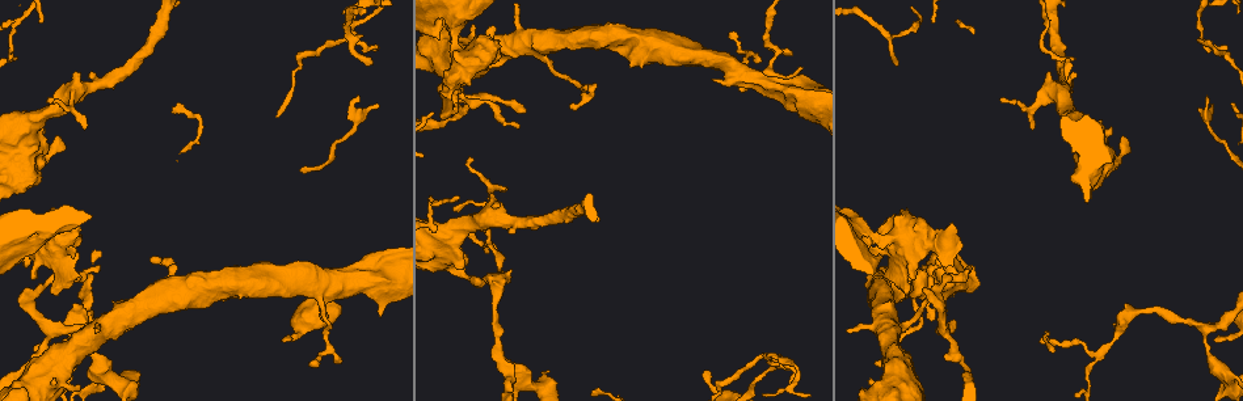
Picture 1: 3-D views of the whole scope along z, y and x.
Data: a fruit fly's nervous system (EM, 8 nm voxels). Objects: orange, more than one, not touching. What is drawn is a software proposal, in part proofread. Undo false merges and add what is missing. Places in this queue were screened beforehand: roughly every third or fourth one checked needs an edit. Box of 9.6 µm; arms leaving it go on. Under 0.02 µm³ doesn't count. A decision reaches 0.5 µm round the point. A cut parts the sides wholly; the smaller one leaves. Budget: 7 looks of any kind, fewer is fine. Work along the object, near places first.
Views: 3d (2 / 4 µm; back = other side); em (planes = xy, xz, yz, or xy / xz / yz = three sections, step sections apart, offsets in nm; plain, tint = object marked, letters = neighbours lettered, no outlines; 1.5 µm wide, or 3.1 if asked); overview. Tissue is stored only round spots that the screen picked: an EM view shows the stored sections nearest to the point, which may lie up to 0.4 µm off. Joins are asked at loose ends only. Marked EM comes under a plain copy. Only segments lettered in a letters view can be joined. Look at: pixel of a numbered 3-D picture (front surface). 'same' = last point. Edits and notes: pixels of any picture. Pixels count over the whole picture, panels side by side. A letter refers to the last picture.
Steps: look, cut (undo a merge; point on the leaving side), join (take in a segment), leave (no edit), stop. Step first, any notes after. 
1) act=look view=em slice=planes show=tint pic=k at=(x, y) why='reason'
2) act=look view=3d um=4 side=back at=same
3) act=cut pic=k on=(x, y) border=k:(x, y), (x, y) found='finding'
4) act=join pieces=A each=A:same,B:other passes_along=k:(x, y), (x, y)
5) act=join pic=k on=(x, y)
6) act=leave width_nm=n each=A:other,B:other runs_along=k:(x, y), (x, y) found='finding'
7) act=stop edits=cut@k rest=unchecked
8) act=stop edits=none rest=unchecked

act=look view=3d um=4 pic=1 at=(503, 359) why='three-way junction'

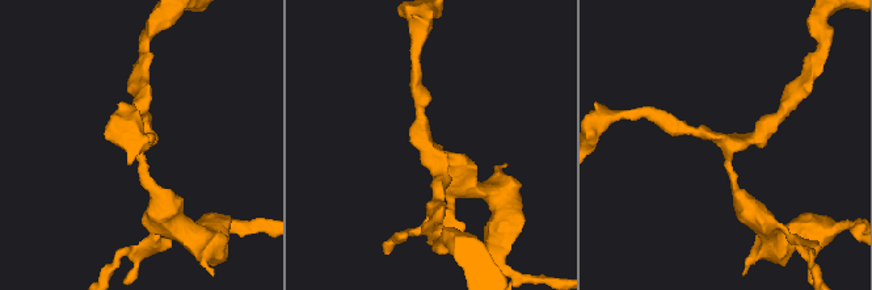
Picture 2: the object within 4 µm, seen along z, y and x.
act=look view=em slice=yz step=8 show=tint pic=2 at=(429, 148) arms=3 arm_widths_nm=190,200,260 why='shape alone is not enough'

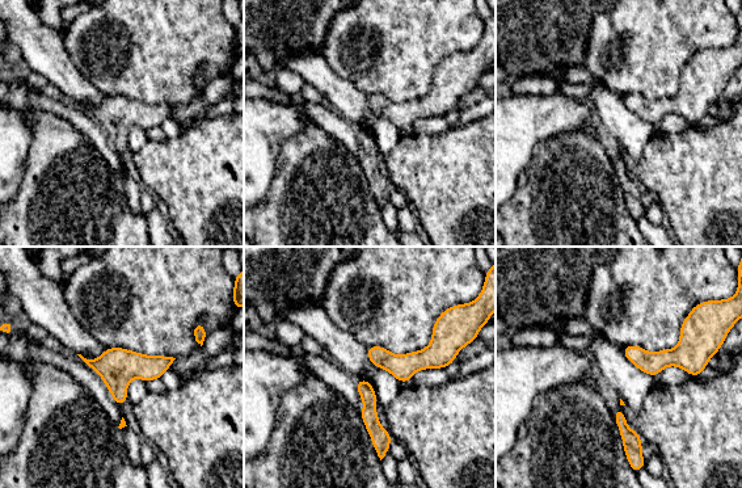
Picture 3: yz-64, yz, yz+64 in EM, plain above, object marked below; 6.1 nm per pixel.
act=look view=em slice=planes show=letters at=same why='cut it another way'

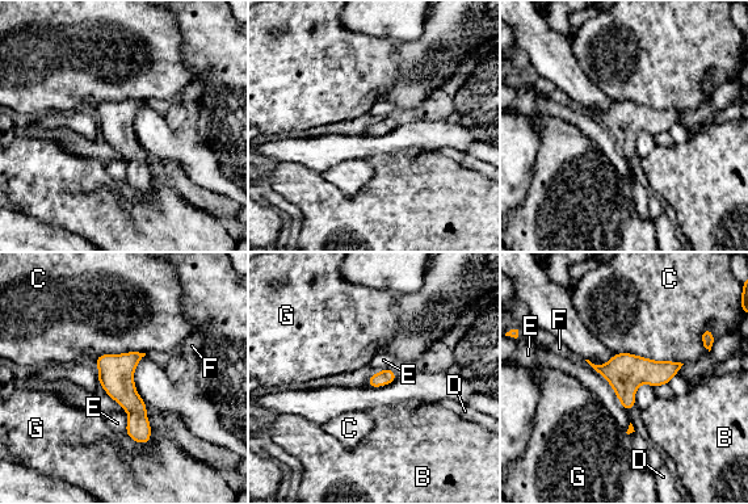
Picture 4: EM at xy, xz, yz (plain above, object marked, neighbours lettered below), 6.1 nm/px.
act=leave each=B:other,C:other,D:other,E:other,F:other,G:other runs_along=4:(100, 358), (137, 408), (145, 440) found='continuous, no second cell'

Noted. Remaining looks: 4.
act=look view=em slice=yz step=8 show=letters pic=1 at=(519, 127) why='long arm stops here'

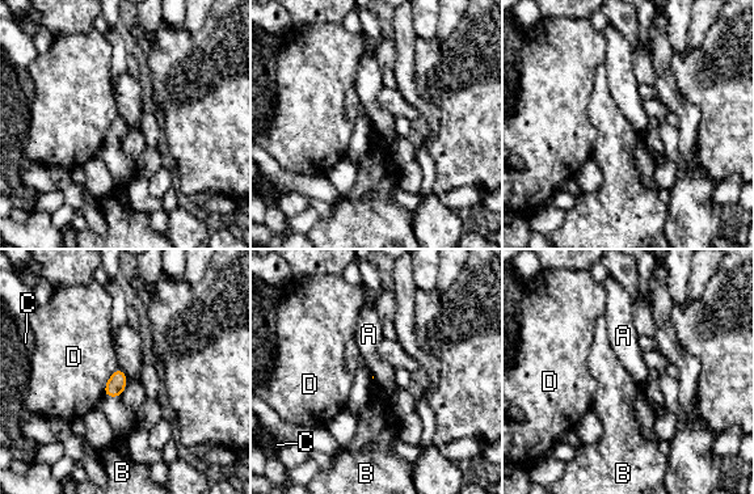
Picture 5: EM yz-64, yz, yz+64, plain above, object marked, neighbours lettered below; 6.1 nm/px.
act=look view=em slice=planes show=letters at=same

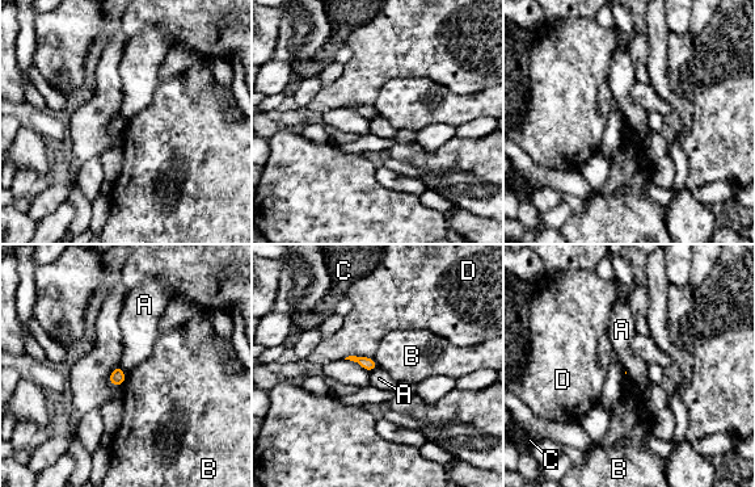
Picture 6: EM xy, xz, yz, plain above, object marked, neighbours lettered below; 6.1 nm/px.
act=leave each=A:other,B:other,C:other,D:other found='none of them fits'

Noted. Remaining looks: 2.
act=look view=3d um=4 pic=1 at=(454, 118) why='narrows sharply'

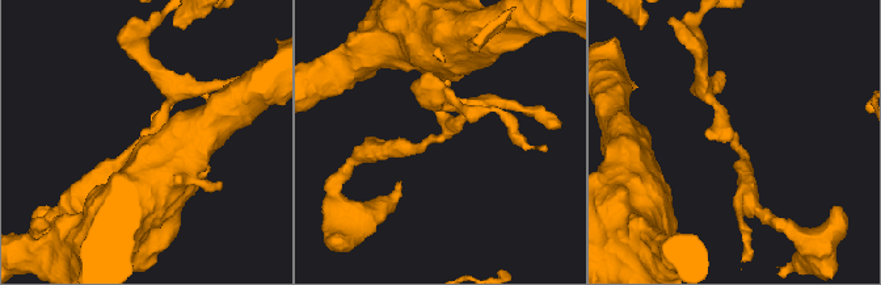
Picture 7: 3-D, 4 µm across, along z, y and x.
act=look view=em slice=planes show=letters pic=7 at=(735, 140) why='shape alone is not enough'

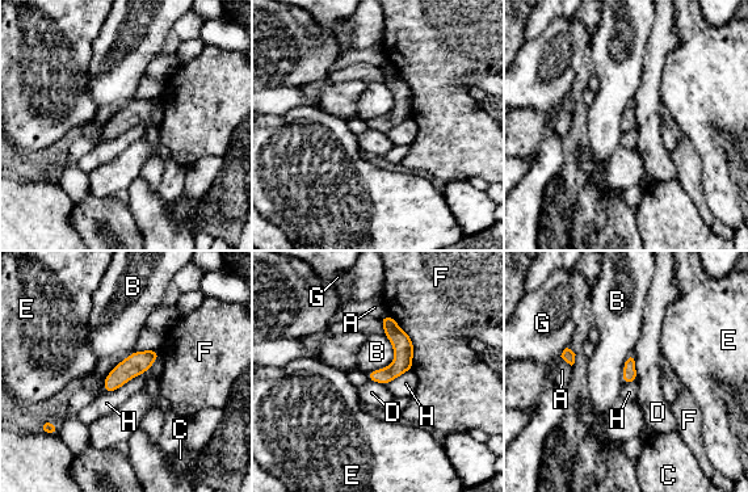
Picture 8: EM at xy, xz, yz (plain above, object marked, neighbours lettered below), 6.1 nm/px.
act=leave each=A:other,B:other,C:other,D:other,E:other,F:other,G:other,H:other runs_along=8:(389, 319), (400, 362), (383, 381) found='continuous, no second cell'

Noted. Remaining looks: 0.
act=stop edits=none rest=unchecked

